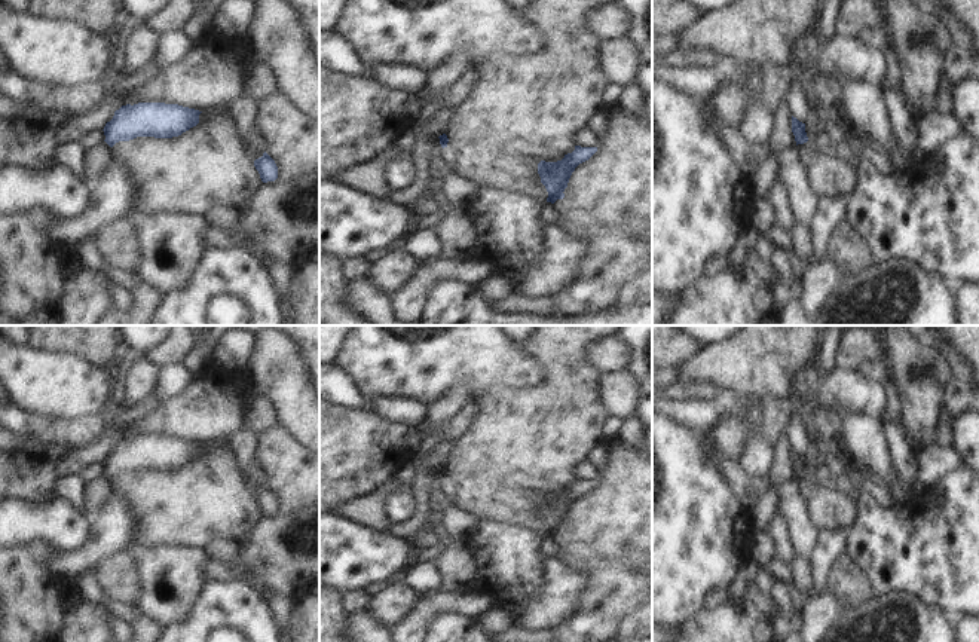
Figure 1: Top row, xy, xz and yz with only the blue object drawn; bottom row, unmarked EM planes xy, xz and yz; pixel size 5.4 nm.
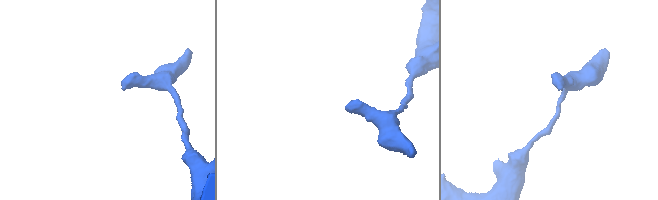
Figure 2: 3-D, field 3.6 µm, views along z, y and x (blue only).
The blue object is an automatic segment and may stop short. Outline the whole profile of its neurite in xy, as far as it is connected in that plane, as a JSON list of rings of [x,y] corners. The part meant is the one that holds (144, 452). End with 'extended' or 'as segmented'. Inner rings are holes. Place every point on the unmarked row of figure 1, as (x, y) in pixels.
[[[165,435],[126,437],[114,444],[104,459],[105,476],[113,480],[119,474],[137,470],[172,471],[199,456],[202,444]]]; as segmented

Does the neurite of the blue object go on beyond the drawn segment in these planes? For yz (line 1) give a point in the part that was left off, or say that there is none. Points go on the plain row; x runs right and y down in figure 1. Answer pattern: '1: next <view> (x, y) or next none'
1: next none

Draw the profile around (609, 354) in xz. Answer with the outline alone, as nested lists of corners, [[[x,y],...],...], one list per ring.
[[[606,336],[587,346],[587,364],[600,374],[625,372],[631,351],[619,336]]]

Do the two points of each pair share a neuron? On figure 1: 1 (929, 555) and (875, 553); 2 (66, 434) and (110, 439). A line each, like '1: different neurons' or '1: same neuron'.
1: same neuron
2: different neurons

